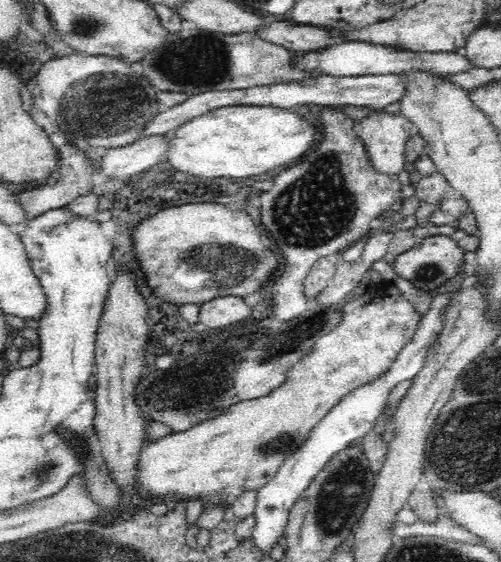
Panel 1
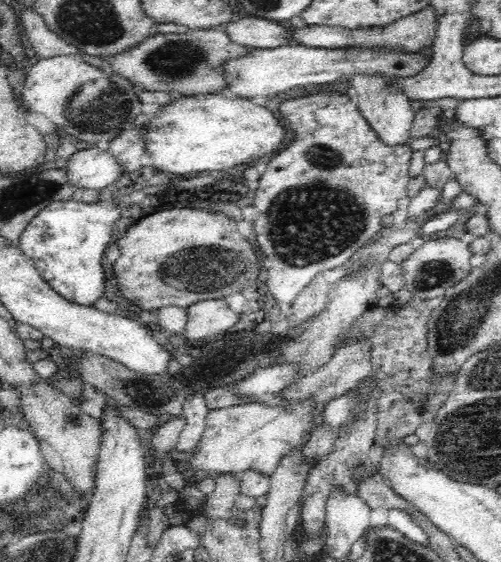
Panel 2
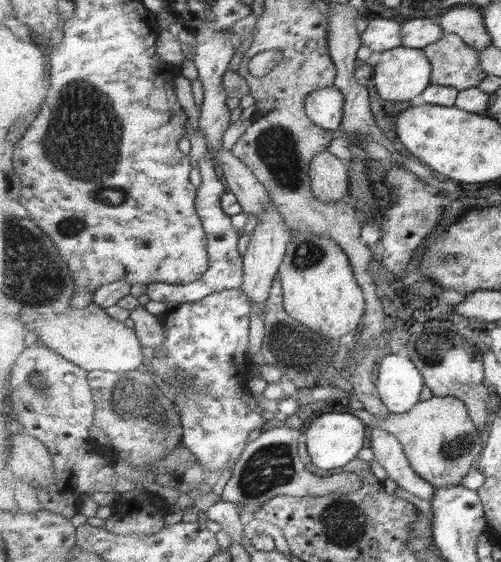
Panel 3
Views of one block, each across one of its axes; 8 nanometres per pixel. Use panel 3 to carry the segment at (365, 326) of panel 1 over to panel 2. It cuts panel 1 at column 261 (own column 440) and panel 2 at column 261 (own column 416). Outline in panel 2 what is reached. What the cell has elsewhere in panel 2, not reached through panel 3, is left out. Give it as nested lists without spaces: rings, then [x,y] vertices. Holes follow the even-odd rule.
[[[312,401],[308,403],[291,402],[291,404],[293,406],[290,411],[278,409],[278,407],[264,407],[250,402],[212,410],[206,416],[206,428],[198,445],[194,448],[196,452],[189,459],[190,469],[194,469],[195,472],[199,470],[208,476],[218,473],[241,474],[243,470],[252,469],[262,471],[269,476],[284,456],[288,456],[292,449],[302,446],[301,436],[304,434],[304,430],[310,426],[310,420],[312,420],[312,413],[310,413],[310,410],[314,408]]]

